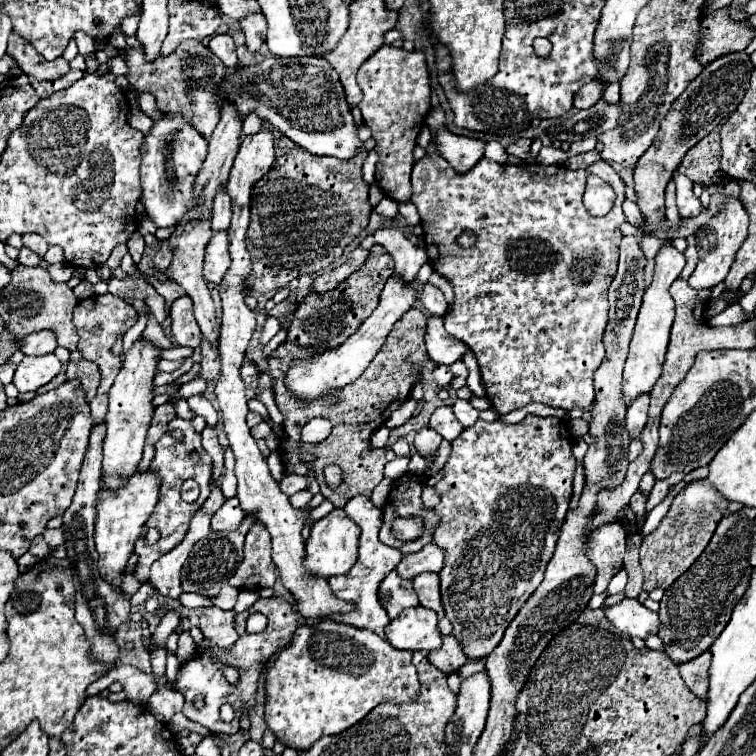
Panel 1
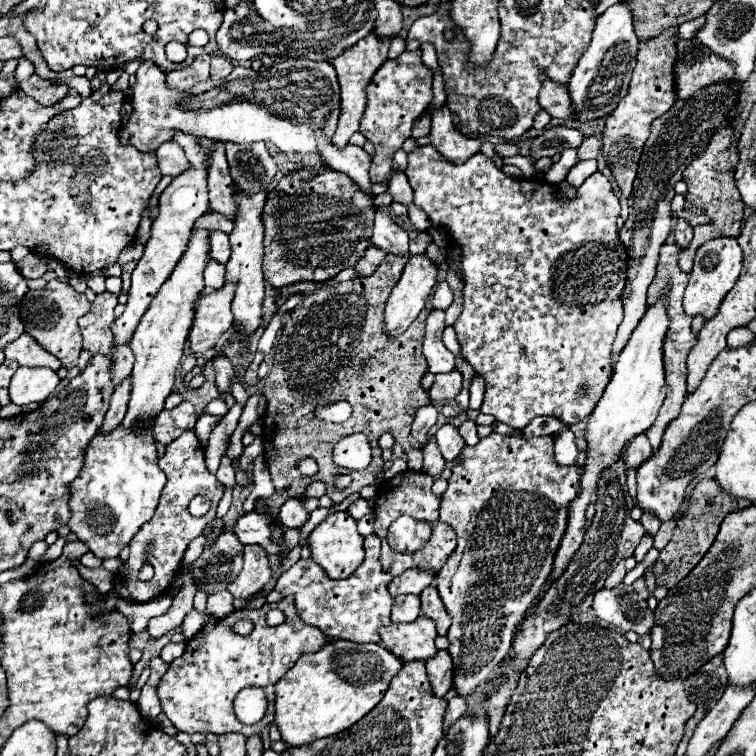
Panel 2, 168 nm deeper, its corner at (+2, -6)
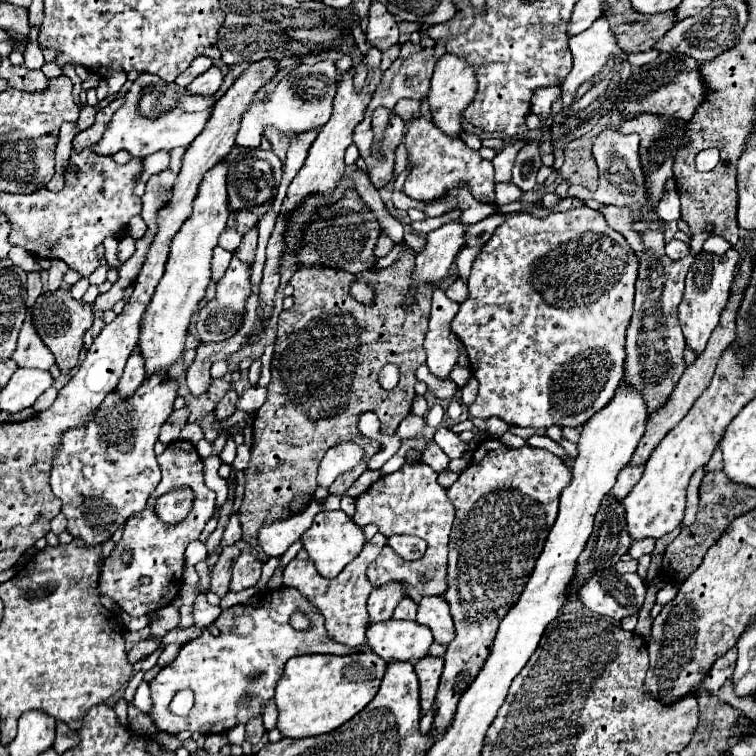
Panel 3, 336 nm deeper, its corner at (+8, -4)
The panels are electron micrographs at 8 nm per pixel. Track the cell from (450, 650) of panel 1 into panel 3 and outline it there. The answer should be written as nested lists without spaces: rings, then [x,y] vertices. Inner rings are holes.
[[[425,656],[415,664],[415,672],[419,678],[419,686],[421,686],[421,712],[423,714],[435,702],[441,670],[443,670],[443,658],[441,656]]]

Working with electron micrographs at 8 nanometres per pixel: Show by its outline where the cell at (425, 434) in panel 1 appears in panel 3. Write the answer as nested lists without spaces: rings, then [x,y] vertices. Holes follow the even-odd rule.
[[[431,440],[431,442],[425,446],[425,450],[423,450],[421,462],[427,464],[427,466],[431,466],[435,472],[441,472],[441,470],[447,468],[449,456],[447,456],[443,450],[439,450],[439,446]]]

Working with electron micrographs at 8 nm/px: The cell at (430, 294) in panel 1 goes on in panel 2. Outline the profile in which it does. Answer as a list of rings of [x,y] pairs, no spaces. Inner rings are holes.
[[[441,282],[441,284],[437,286],[437,290],[435,290],[433,298],[431,298],[431,304],[433,304],[433,308],[447,310],[451,302],[453,302],[453,290],[449,288],[449,284],[447,284],[447,282]]]

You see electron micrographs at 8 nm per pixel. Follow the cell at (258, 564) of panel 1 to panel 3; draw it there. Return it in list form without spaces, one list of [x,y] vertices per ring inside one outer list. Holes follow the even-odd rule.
[[[249,552],[241,554],[233,566],[231,592],[241,592],[249,586],[255,586],[261,578],[261,560]]]

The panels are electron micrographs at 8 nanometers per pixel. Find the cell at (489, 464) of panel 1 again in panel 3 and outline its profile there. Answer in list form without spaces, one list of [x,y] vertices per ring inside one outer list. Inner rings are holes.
[[[485,440],[479,446],[483,450],[483,458],[471,462],[457,478],[453,486],[447,488],[447,496],[453,502],[457,514],[449,540],[449,560],[447,560],[447,590],[443,598],[451,606],[451,616],[455,622],[455,638],[447,646],[445,652],[445,668],[441,674],[441,684],[437,690],[437,716],[433,722],[433,736],[443,734],[453,720],[455,708],[463,692],[477,678],[487,654],[491,654],[491,642],[495,640],[495,630],[503,620],[503,614],[515,604],[515,598],[523,592],[527,578],[535,566],[535,558],[539,558],[539,550],[543,550],[543,542],[557,518],[559,494],[571,482],[571,472],[561,458],[551,454],[545,448],[521,446],[507,448],[497,440]]]

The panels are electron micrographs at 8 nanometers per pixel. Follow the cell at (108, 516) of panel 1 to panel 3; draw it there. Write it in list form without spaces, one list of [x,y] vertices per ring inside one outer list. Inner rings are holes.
[[[157,374],[147,378],[135,394],[119,398],[109,394],[99,406],[95,418],[75,430],[67,430],[61,440],[61,450],[55,454],[51,470],[51,490],[63,502],[63,514],[67,518],[67,532],[75,538],[81,538],[87,546],[103,544],[111,538],[113,528],[121,528],[127,518],[147,506],[151,492],[161,480],[161,470],[155,460],[153,444],[157,442],[159,428],[165,424],[167,416],[173,410],[173,400],[177,396],[177,386],[171,380],[163,380]]]

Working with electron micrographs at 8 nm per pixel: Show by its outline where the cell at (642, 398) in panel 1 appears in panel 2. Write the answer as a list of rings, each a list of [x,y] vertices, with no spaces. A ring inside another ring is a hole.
[[[637,436],[637,440],[633,440],[633,444],[629,444],[629,448],[625,450],[623,460],[625,460],[627,470],[637,470],[651,456],[653,456],[653,450],[647,436]]]

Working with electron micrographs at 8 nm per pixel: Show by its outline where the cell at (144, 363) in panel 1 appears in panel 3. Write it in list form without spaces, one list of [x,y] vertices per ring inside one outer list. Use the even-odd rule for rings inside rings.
[[[225,162],[215,166],[211,170],[211,174],[205,174],[205,178],[199,186],[199,194],[193,202],[193,212],[173,238],[165,274],[163,274],[159,286],[155,288],[155,294],[143,314],[141,332],[139,332],[139,350],[145,360],[145,376],[147,378],[153,374],[167,378],[171,364],[183,354],[191,316],[197,312],[199,302],[205,298],[205,288],[211,280],[211,254],[213,254],[213,248],[217,246],[219,234],[227,226],[227,218],[229,218],[225,176],[227,176]]]

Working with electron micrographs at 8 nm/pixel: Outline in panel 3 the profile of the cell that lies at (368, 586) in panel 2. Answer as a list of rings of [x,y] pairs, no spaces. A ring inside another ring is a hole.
[[[375,534],[363,546],[361,554],[351,564],[347,564],[345,570],[333,580],[323,578],[315,570],[311,560],[295,558],[283,570],[283,586],[297,588],[321,612],[321,616],[325,618],[325,628],[327,628],[329,638],[333,638],[335,642],[347,644],[351,648],[361,646],[361,644],[367,642],[367,638],[365,638],[365,632],[369,628],[369,622],[367,622],[367,598],[369,598],[369,592],[373,590],[373,586],[367,582],[367,568],[379,556],[379,552],[381,552],[381,548],[385,544],[387,544],[387,538],[383,534]]]

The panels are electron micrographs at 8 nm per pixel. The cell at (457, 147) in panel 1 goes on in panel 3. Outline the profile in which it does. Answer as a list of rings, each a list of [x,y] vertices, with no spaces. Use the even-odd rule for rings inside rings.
[[[445,54],[435,66],[429,96],[427,96],[427,102],[431,106],[433,124],[447,136],[453,136],[453,138],[461,136],[461,132],[463,132],[461,114],[467,108],[467,104],[471,104],[473,98],[475,98],[475,70],[473,70],[473,66],[453,54]]]

